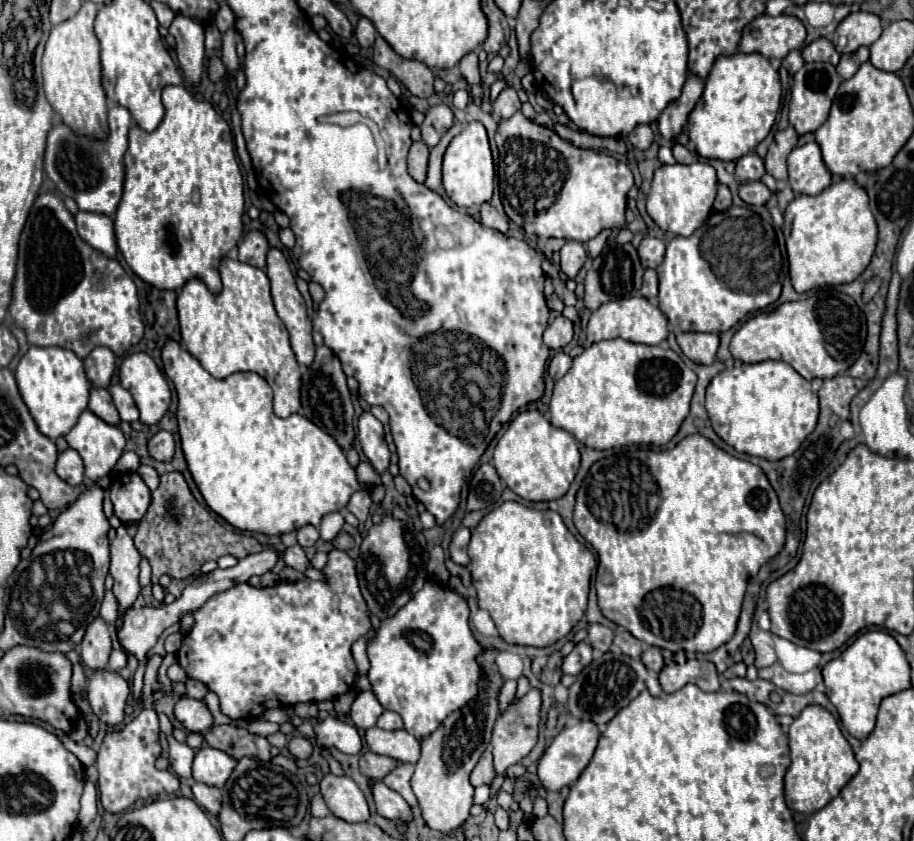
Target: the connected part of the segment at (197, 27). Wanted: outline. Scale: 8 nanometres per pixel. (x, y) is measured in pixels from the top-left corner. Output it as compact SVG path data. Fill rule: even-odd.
M175 15L169 33L177 41L177 57L179 67L187 79L187 83L195 85L201 79L203 73L203 61L205 61L205 47L203 47L203 25L199 21L193 21L185 15Z

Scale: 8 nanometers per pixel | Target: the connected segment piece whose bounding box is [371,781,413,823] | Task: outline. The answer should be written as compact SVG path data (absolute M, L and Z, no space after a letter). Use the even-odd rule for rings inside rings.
M375 781L371 791L373 791L373 799L375 799L379 815L383 815L385 819L401 821L401 823L413 821L413 811L411 811L407 801L399 793L391 791L381 781Z

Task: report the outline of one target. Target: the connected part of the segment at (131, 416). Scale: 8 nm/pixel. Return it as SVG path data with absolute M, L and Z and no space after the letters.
M111 385L109 393L111 393L113 403L115 403L115 407L117 407L123 421L133 423L133 421L139 419L139 411L137 411L135 401L133 401L133 397L131 397L131 393L127 389L123 389L121 385Z

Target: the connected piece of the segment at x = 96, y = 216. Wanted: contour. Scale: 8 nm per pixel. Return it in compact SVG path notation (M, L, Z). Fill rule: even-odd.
M79 211L75 215L77 231L85 243L89 243L95 251L103 253L109 259L115 259L117 255L117 241L113 231L113 219L101 213L87 213Z

